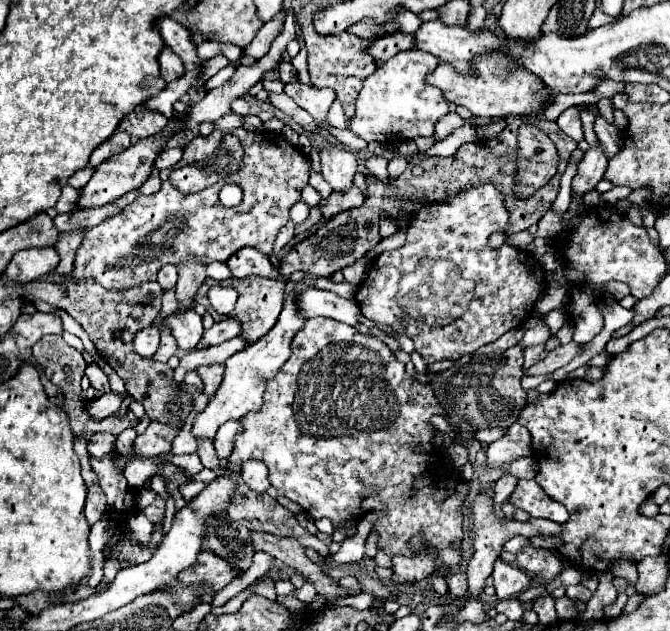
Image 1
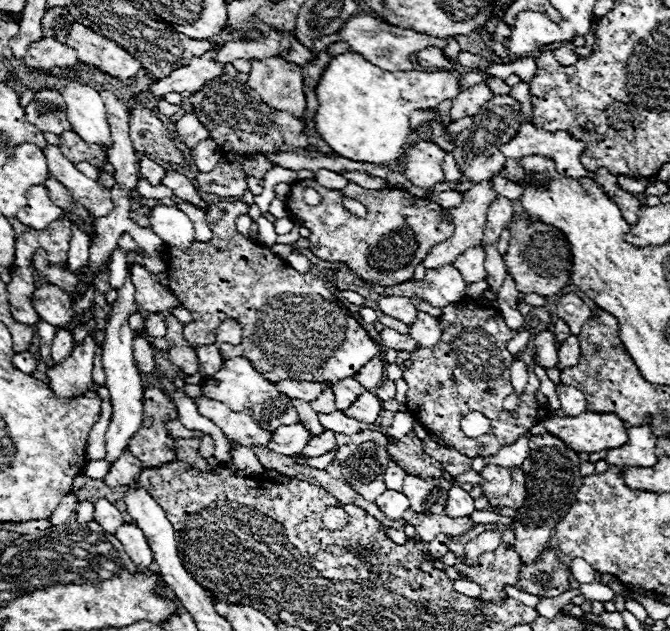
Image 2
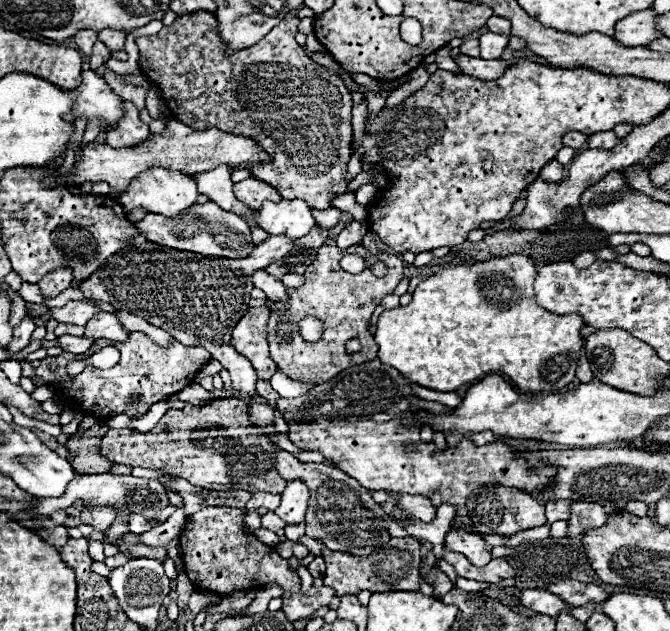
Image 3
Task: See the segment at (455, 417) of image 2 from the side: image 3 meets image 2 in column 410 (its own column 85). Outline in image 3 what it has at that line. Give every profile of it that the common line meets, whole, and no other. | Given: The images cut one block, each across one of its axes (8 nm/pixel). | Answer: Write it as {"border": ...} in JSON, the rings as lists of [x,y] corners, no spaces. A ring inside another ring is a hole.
{"border":[[[130,332],[128,340],[124,340],[124,342],[96,340],[92,350],[86,352],[86,356],[74,356],[74,354],[66,354],[66,352],[58,350],[58,348],[48,348],[48,356],[34,370],[32,382],[36,386],[52,386],[54,392],[56,392],[54,398],[60,400],[66,410],[82,410],[84,414],[92,414],[98,422],[106,422],[108,418],[112,418],[116,414],[128,414],[130,418],[142,418],[150,410],[152,404],[180,392],[182,388],[192,384],[196,374],[210,360],[212,360],[212,356],[204,348],[190,348],[190,346],[182,346],[180,342],[172,342],[168,346],[158,346],[146,334]],[[104,346],[114,346],[114,348],[120,350],[122,356],[120,356],[120,362],[116,366],[112,366],[108,370],[98,370],[94,366],[86,366],[78,376],[66,374],[64,368],[66,368],[68,362],[88,360],[94,352],[98,352]],[[52,362],[58,364],[56,370],[50,370]],[[136,392],[140,392],[144,406],[130,410],[126,406],[126,402]]]}

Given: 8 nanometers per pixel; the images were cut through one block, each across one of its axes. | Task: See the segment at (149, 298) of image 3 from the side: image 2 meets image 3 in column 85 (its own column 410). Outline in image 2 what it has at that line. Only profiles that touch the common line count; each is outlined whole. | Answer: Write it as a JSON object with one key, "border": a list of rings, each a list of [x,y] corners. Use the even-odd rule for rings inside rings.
{"border":[[[442,266],[436,270],[428,270],[428,278],[420,284],[414,284],[414,280],[396,284],[396,286],[376,286],[368,280],[364,280],[364,286],[372,290],[378,296],[420,296],[434,308],[444,308],[452,302],[458,302],[466,296],[466,282],[460,276],[460,272],[454,266]]]}

